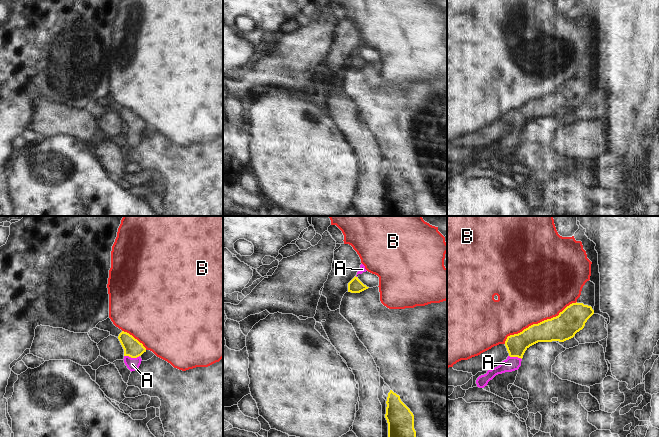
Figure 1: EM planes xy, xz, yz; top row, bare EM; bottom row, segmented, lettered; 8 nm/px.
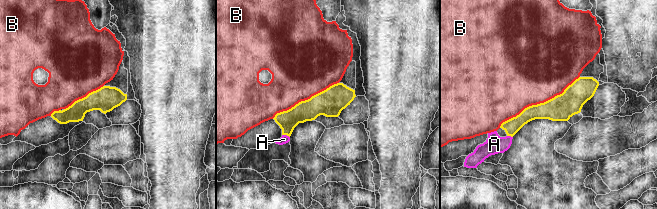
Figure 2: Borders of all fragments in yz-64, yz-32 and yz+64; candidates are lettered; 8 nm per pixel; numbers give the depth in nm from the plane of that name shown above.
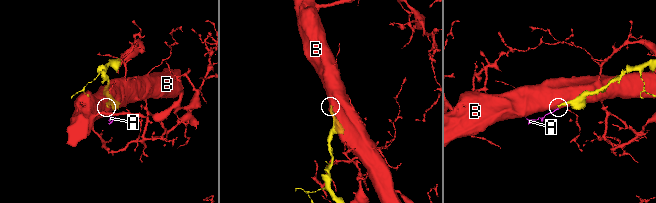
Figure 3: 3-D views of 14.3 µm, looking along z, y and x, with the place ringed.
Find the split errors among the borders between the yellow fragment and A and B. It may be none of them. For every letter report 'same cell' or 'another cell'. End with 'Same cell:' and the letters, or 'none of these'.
A: same cell
B: another cell
Same cell: A

